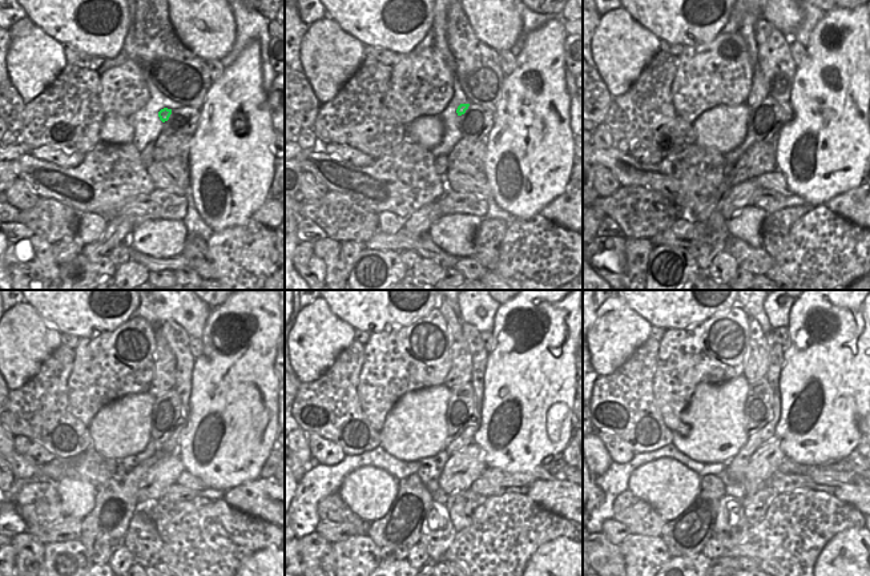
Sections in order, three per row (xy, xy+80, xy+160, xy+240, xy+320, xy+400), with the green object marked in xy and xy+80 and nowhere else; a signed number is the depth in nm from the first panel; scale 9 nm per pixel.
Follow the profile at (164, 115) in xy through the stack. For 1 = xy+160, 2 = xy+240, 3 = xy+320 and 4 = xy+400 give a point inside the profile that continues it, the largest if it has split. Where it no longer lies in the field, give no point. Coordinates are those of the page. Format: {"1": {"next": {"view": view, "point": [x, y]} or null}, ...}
{"1": {"next": {"view": "xy+160", "point": [758, 91]}}, "2": {"next": {"view": "xy+240", "point": [162, 381]}}, "3": {"next": {"view": "xy+320", "point": [460, 371]}}, "4": {"next": {"view": "xy+400", "point": [756, 365]}}}

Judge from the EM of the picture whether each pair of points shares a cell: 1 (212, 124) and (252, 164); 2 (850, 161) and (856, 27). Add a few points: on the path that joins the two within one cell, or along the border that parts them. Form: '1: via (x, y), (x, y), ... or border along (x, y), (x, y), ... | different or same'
1: via (221, 133), (242, 154) | same
2: via (848, 128), (848, 60) | same

